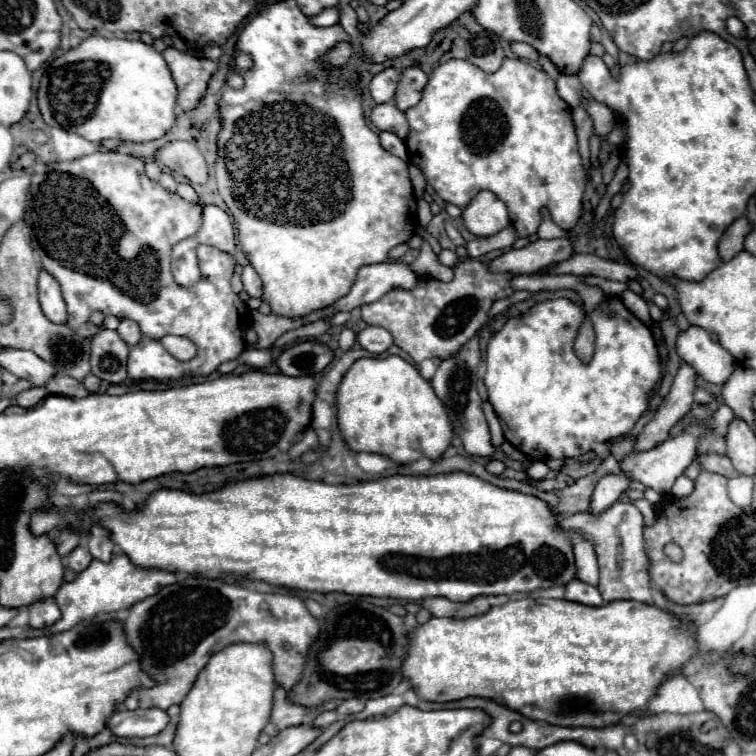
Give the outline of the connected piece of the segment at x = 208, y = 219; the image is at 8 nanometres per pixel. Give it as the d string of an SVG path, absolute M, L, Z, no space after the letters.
M214 204L204 206L204 224L196 234L196 238L202 244L210 244L228 254L234 254L234 240L236 240L234 222L222 208Z

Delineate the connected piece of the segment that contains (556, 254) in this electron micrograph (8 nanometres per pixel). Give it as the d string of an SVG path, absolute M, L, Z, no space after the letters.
M554 238L554 240L536 240L520 250L510 250L500 258L490 262L494 272L512 272L512 274L530 274L540 268L566 260L572 256L572 240L570 238Z

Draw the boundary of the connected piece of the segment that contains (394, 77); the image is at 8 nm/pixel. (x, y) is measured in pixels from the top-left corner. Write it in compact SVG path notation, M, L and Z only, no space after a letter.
M386 68L386 70L382 70L380 74L376 74L372 78L370 92L372 92L372 98L374 98L376 104L384 104L384 102L390 102L394 98L400 76L402 76L402 70Z

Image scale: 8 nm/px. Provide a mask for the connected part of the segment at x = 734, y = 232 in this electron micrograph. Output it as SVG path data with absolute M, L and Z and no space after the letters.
M742 216L742 218L738 218L738 220L724 232L724 236L722 236L720 242L718 242L718 254L720 254L720 258L722 258L724 262L732 260L738 252L744 250L744 236L746 236L750 230L752 230L752 228L748 228L748 220L744 220L744 216Z

